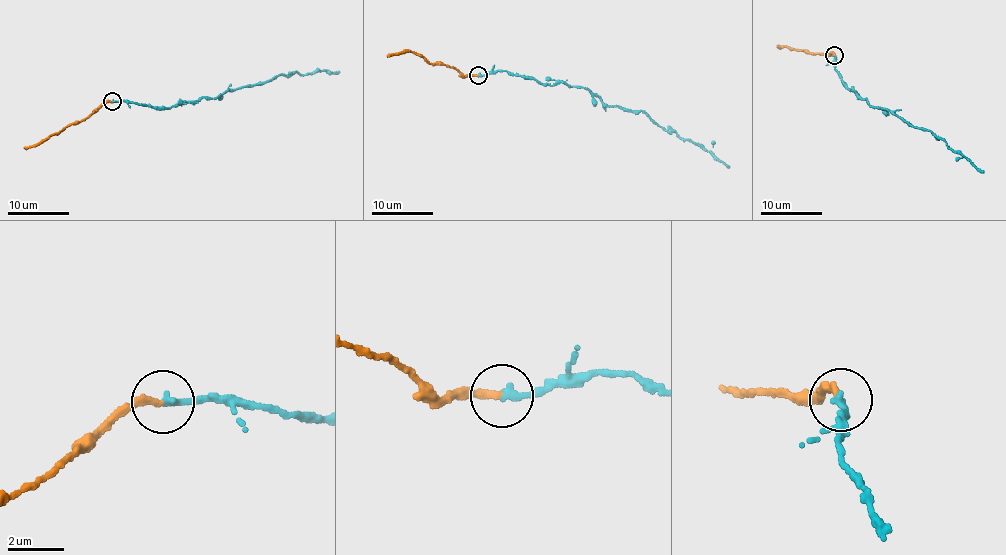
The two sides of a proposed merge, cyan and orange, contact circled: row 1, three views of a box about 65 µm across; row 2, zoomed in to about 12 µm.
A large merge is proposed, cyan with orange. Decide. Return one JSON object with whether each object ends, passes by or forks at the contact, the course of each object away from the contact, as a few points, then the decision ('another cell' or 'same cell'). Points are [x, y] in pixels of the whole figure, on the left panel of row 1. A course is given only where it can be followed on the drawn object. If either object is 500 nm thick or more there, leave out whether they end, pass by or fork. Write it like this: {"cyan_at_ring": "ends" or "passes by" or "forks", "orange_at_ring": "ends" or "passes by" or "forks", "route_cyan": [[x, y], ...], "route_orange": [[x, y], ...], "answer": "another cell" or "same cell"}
{"cyan_at_ring": "ends", "orange_at_ring": "ends", "route_cyan": [[112, 101], [170, 108], [265, 82], [280, 74], [339, 72]], "route_orange": [[112, 101], [100, 104], [87, 118], [24, 149]], "answer": "same cell"}

